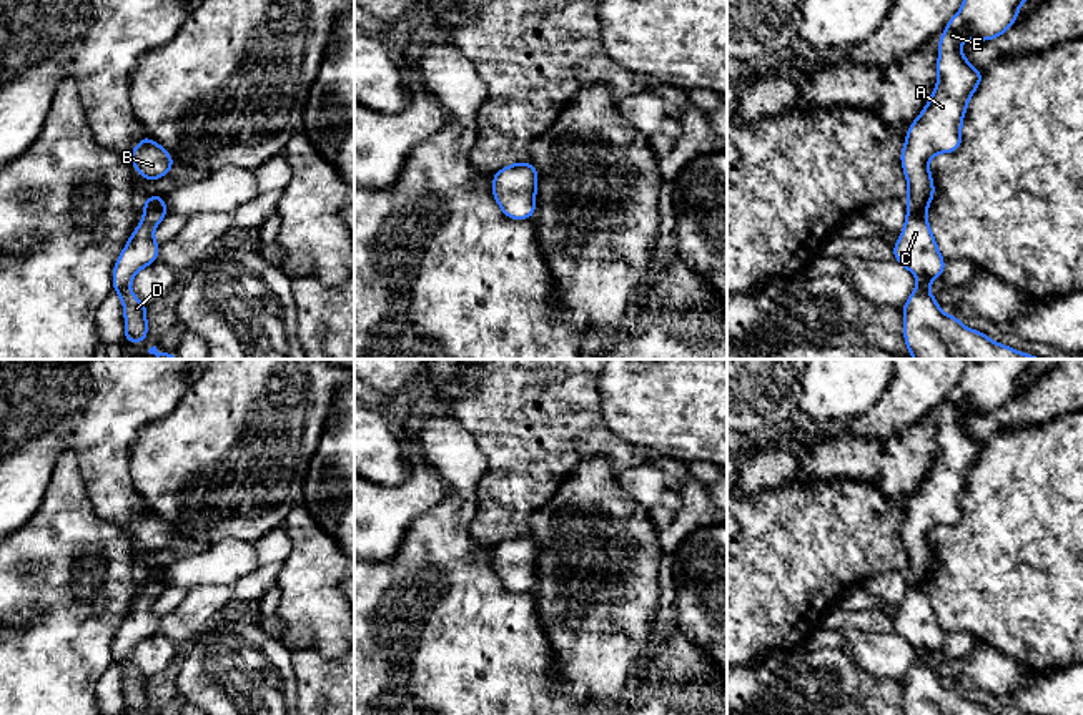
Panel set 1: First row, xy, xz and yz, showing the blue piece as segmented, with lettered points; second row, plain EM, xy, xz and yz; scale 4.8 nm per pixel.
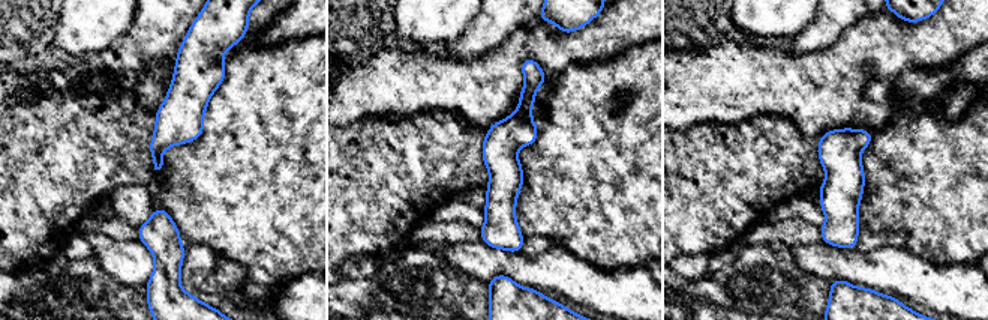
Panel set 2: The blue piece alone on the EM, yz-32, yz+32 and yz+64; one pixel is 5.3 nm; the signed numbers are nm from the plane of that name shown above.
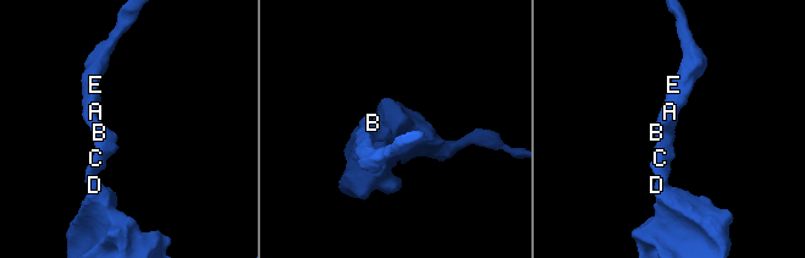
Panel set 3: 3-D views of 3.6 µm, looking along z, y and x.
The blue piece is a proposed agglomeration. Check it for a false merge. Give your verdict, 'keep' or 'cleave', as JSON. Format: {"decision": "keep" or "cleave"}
{"decision": "keep"}

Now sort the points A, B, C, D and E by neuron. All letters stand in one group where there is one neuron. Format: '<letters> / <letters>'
A B C D E

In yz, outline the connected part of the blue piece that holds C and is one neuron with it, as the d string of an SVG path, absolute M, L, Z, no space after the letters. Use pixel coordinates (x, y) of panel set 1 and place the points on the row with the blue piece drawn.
M963 0L962 8L950 18L938 40L938 81L923 111L907 128L900 163L908 183L907 219L893 248L893 259L918 278L915 289L903 304L903 338L907 351L915 359L1045 359L992 341L987 334L963 326L958 316L943 314L928 291L928 284L942 278L947 266L932 234L925 213L933 200L935 185L928 160L938 153L955 153L962 145L962 121L968 100L980 86L983 75L962 53L962 40L987 42L1001 37L1016 20L1018 8L1026 0Z

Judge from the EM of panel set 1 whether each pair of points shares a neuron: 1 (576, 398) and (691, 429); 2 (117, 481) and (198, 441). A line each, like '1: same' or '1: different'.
1: different
2: different

